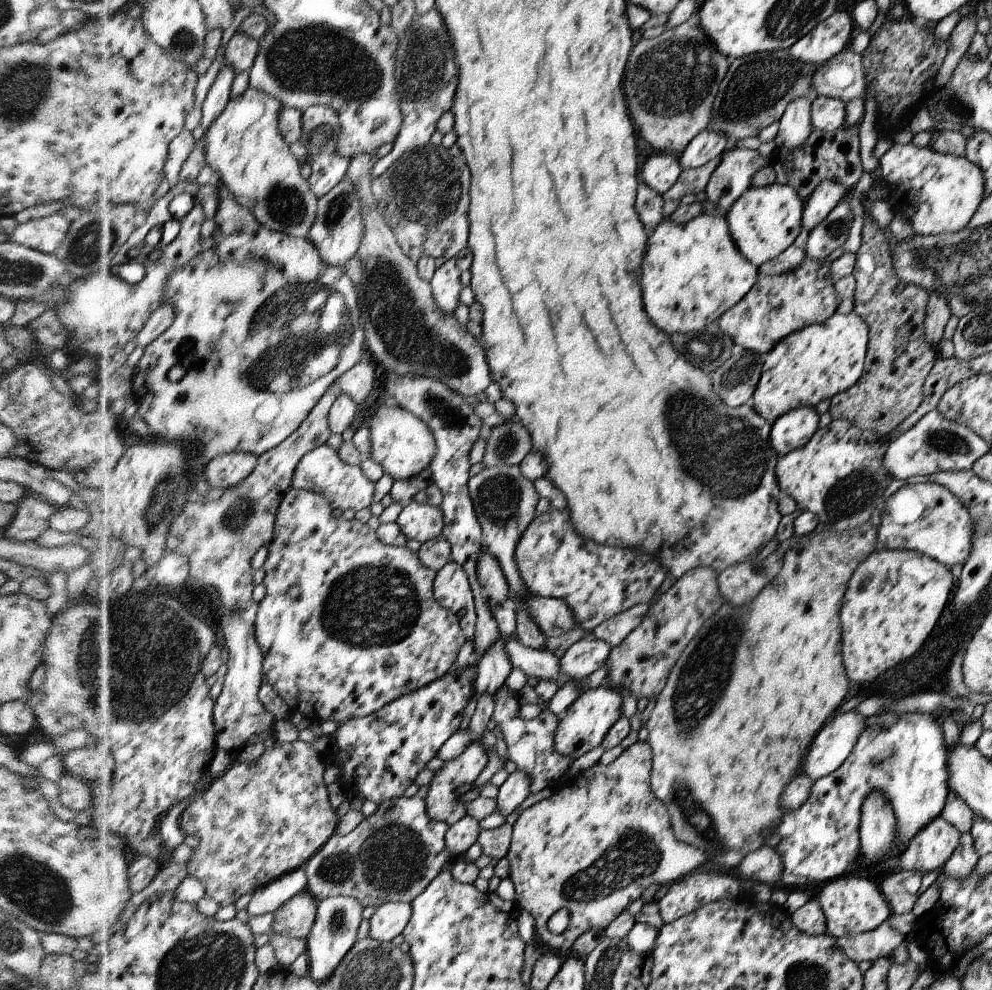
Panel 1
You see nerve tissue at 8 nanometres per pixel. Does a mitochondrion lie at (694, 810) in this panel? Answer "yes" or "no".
yes

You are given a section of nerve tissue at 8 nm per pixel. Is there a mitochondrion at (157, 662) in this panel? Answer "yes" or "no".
yes

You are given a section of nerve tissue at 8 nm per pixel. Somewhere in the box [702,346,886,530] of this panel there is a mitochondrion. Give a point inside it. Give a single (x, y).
(738, 373)

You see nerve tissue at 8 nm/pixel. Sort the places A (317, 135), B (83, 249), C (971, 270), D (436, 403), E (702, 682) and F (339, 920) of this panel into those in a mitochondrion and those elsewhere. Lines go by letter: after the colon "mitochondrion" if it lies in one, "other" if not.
A: mitochondrion
B: mitochondrion
C: mitochondrion
D: mitochondrion
E: mitochondrion
F: mitochondrion

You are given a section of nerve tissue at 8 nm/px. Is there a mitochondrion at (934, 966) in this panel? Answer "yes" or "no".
no

